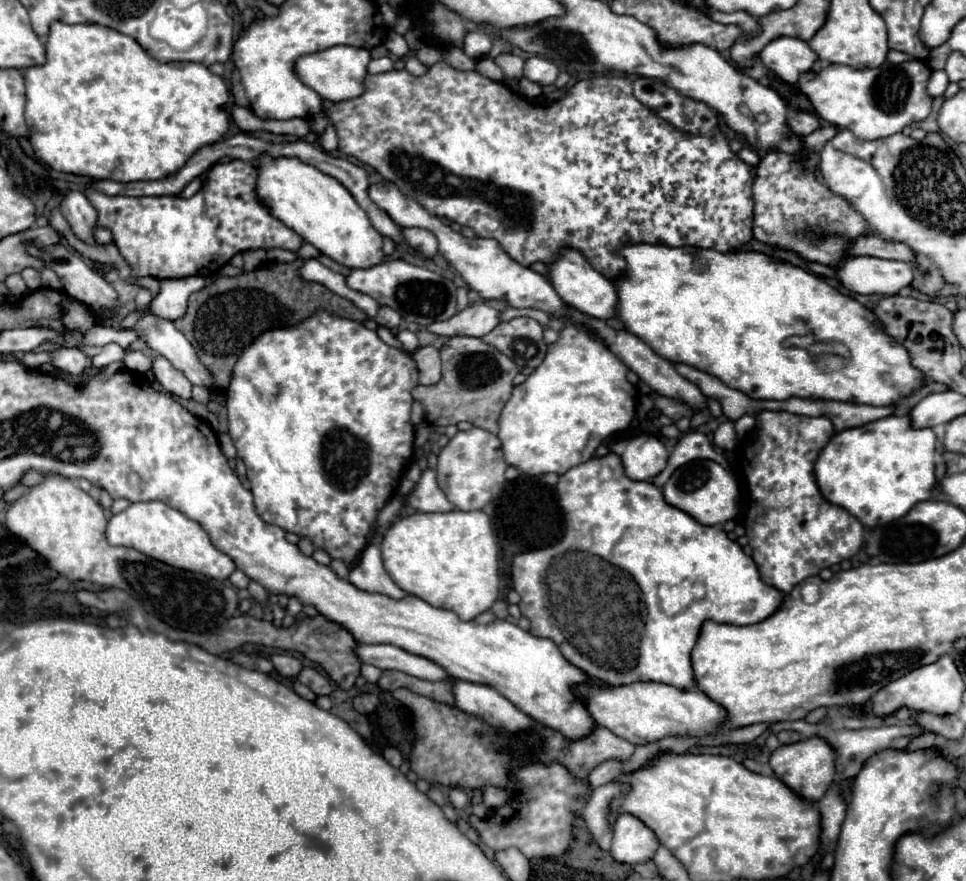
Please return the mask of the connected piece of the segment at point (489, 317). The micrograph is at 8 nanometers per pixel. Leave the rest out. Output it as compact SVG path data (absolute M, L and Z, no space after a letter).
M468 292L470 304L454 314L450 320L434 322L428 326L428 332L442 334L442 336L484 336L494 330L500 322L500 312L490 308L478 292Z

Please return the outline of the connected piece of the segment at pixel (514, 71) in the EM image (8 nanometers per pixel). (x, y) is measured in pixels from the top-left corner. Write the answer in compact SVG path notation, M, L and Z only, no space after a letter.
M502 54L496 58L496 64L502 68L506 78L522 78L522 70L524 70L524 58L516 56L516 54Z

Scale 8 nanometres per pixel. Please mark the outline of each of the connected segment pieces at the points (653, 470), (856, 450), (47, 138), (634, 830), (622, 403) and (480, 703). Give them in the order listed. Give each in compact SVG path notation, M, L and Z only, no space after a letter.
M636 436L622 454L624 470L632 480L652 480L666 468L668 448L656 436Z
M888 416L882 420L870 422L866 426L848 428L834 434L834 438L828 442L828 446L820 452L816 460L816 466L814 466L816 484L828 502L852 512L852 516L858 518L864 526L868 528L884 526L908 514L908 510L916 502L924 502L932 496L932 488L936 484L934 450L936 450L936 434L930 428L914 430L908 416L904 418Z
M52 22L48 40L46 40L46 62L42 66L28 66L24 68L24 84L26 84L26 124L30 130L30 144L34 148L34 154L44 160L50 168L60 170L60 172L70 172L70 174L80 174L80 176L90 176L90 178L108 178L108 180L118 180L118 182L134 182L134 180L160 180L168 174L174 174L180 170L186 160L202 146L218 142L226 130L228 130L228 112L226 112L226 102L230 98L228 86L224 80L216 74L212 74L204 64L198 62L168 62L162 64L154 60L136 40L128 38L126 34L120 34L112 28L98 26L98 24L78 24L70 26L64 22Z
M620 814L614 824L610 854L624 864L642 864L652 860L660 840L632 814Z
M564 326L558 332L558 340L548 344L548 352L542 364L526 376L526 380L514 386L510 400L498 418L498 438L504 446L504 458L510 466L518 468L522 474L564 474L572 466L586 462L594 456L596 448L614 432L628 428L634 416L635 387L626 380L628 368L598 340L592 340L584 330L576 326Z
M452 678L452 692L456 706L468 714L476 714L494 726L504 726L504 730L520 732L532 726L532 718L516 710L502 694L486 684L474 684L466 680Z

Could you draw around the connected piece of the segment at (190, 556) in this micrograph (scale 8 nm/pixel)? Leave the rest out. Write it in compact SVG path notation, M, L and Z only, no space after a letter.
M136 502L130 504L126 510L112 514L106 526L106 540L112 546L130 546L154 560L160 560L180 570L198 572L214 580L226 580L236 568L226 554L210 544L208 534L198 522L190 520L180 510L164 502Z

